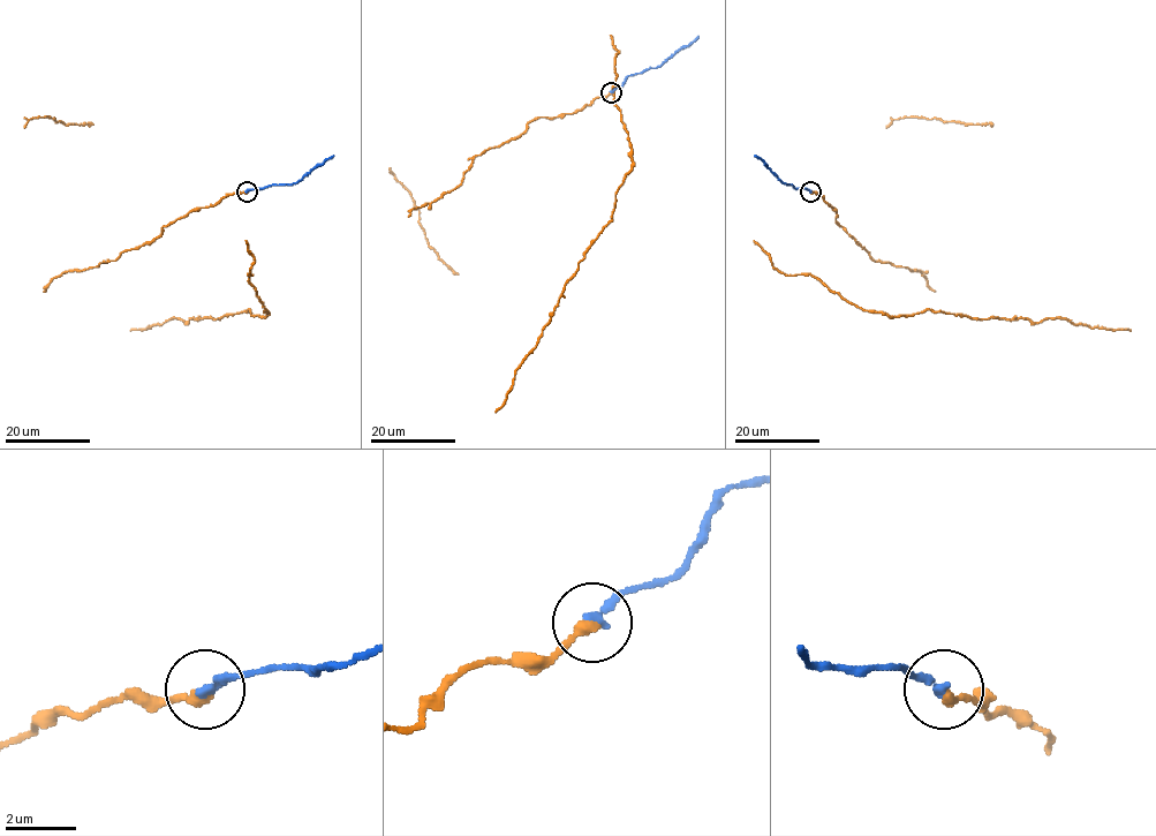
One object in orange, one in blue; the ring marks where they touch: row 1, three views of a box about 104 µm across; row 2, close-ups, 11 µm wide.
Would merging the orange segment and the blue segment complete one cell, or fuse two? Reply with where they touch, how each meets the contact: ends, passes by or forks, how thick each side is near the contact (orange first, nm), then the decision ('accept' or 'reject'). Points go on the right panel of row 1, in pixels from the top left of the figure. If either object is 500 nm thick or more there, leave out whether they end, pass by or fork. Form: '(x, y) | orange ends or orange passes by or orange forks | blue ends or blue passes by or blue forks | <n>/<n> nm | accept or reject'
(810, 191) | orange ends | blue ends | 300/280 nm | accept

